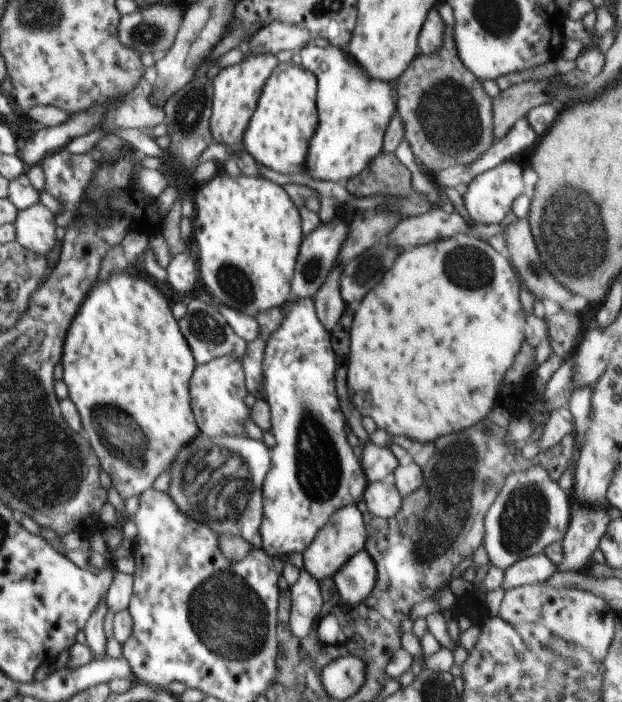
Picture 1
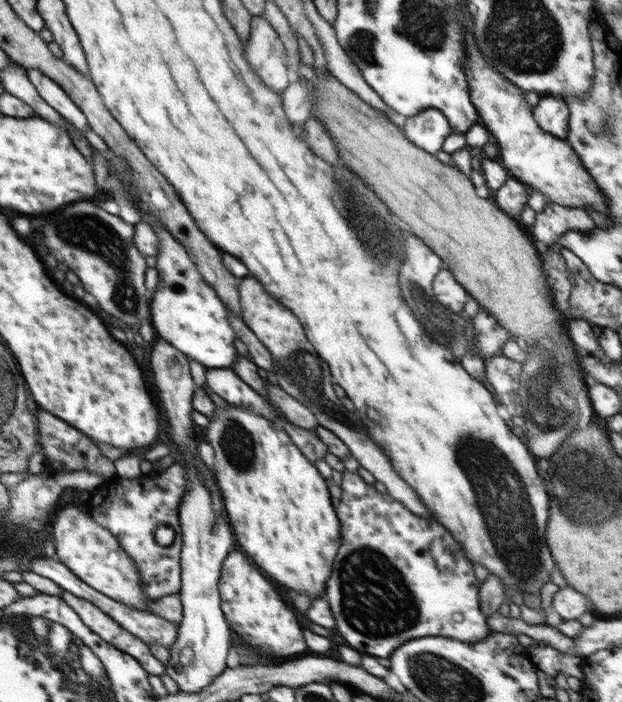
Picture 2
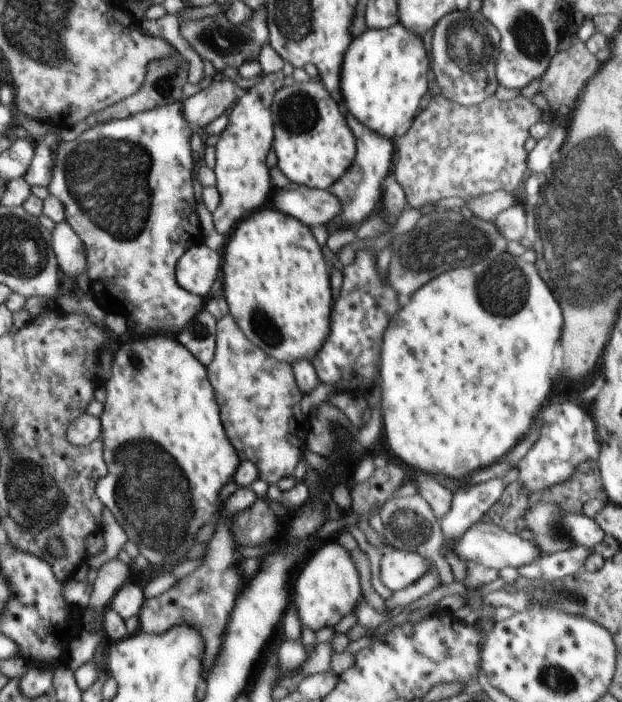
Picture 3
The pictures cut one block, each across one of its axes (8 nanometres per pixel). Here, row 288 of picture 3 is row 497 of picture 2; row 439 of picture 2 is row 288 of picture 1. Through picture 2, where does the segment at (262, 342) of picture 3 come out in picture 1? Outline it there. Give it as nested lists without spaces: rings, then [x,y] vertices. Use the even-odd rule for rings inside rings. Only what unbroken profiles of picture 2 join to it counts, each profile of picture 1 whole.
[[[215,174],[194,194],[192,239],[198,246],[197,268],[200,280],[211,296],[228,308],[235,308],[252,318],[271,308],[280,308],[290,300],[290,280],[294,278],[299,246],[303,240],[299,209],[283,186],[266,178]]]

